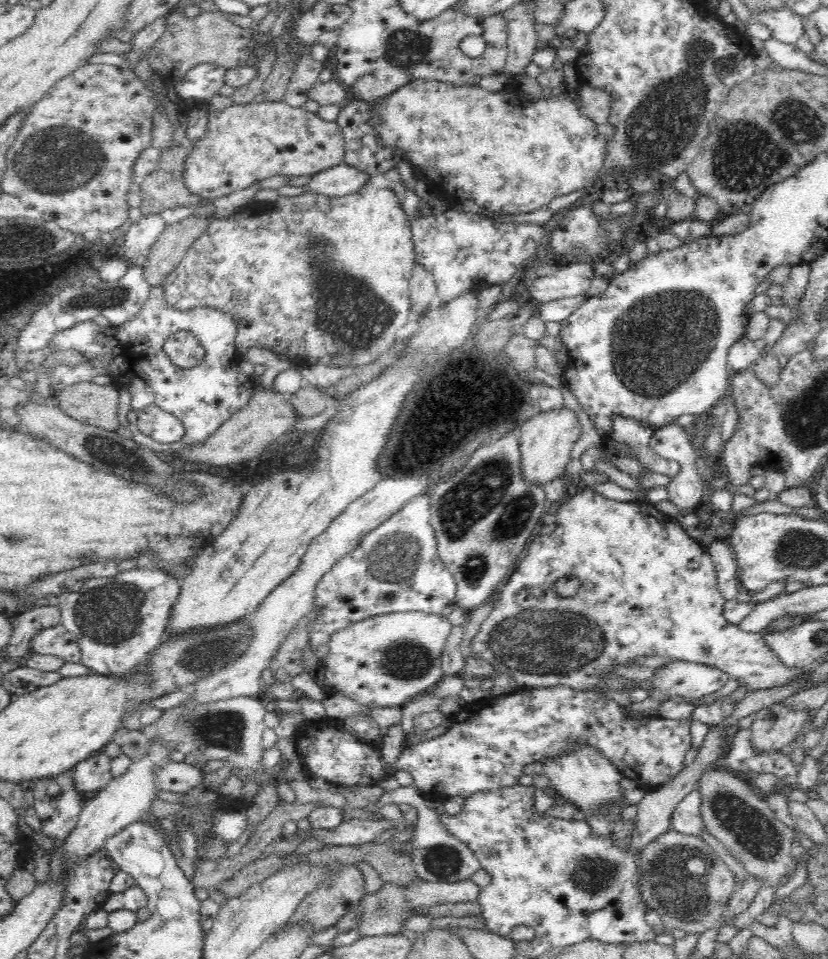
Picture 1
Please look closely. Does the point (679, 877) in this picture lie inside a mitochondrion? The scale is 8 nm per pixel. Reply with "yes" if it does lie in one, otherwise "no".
yes

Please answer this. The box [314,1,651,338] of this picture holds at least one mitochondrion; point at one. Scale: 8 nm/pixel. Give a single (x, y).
(406, 49)

